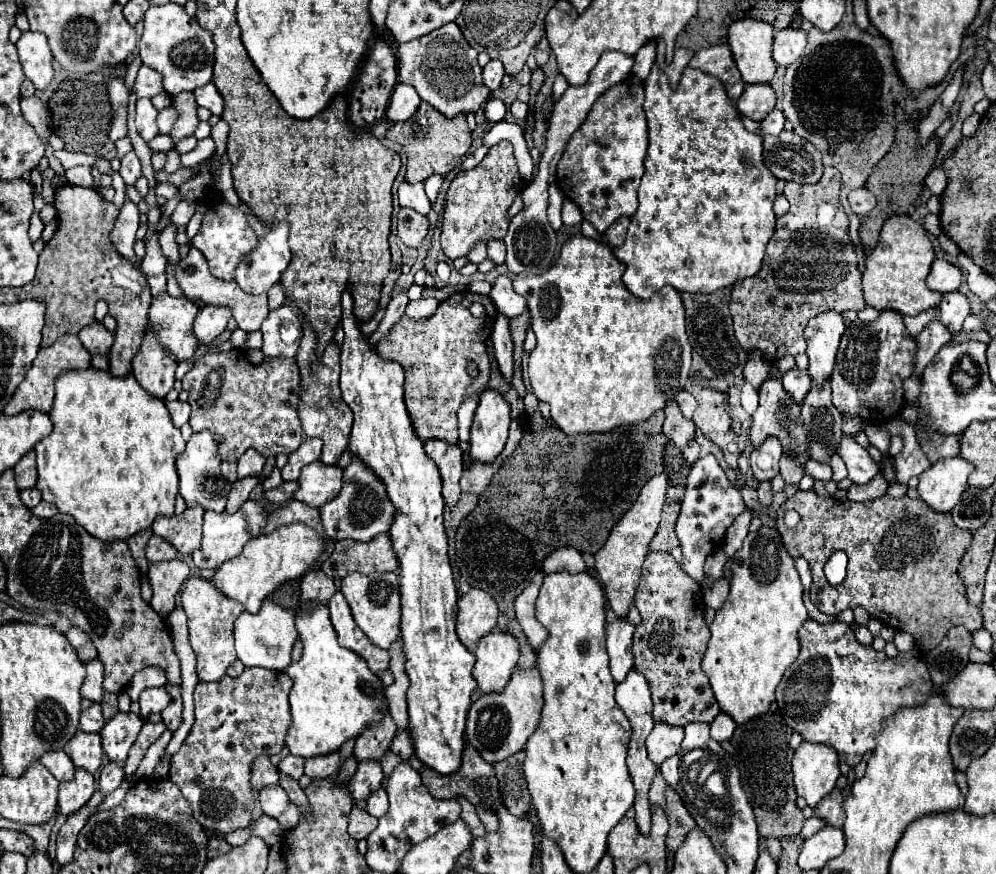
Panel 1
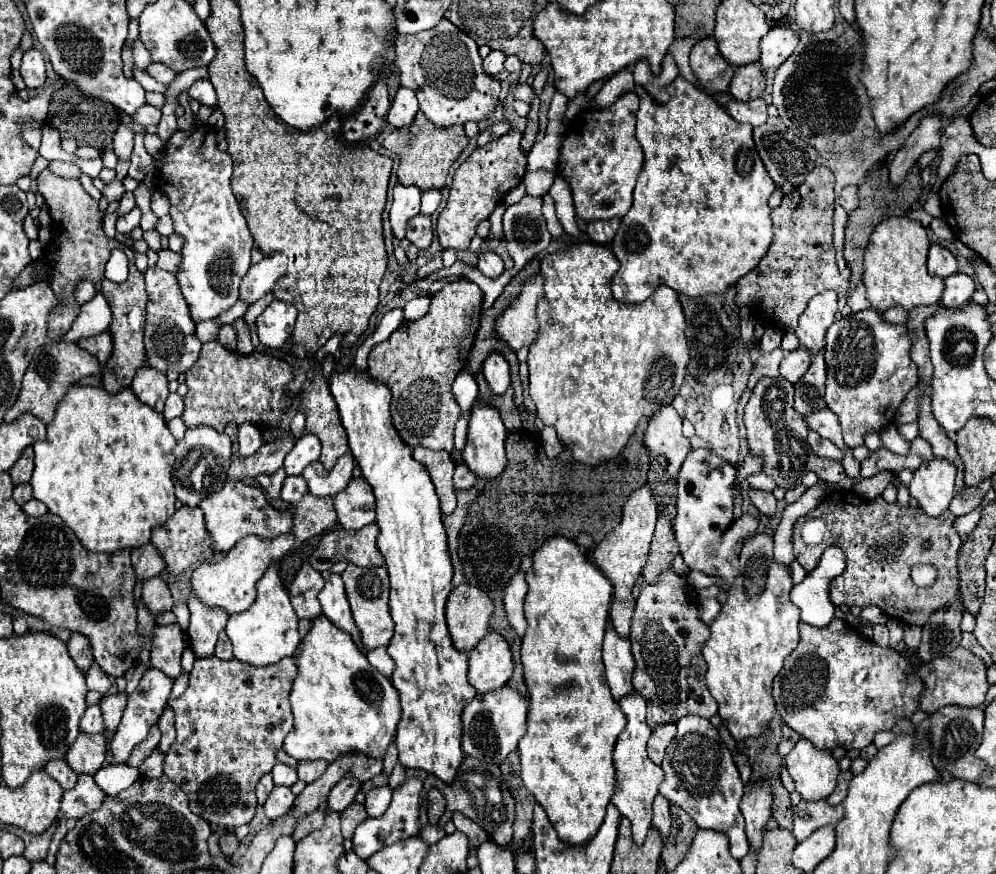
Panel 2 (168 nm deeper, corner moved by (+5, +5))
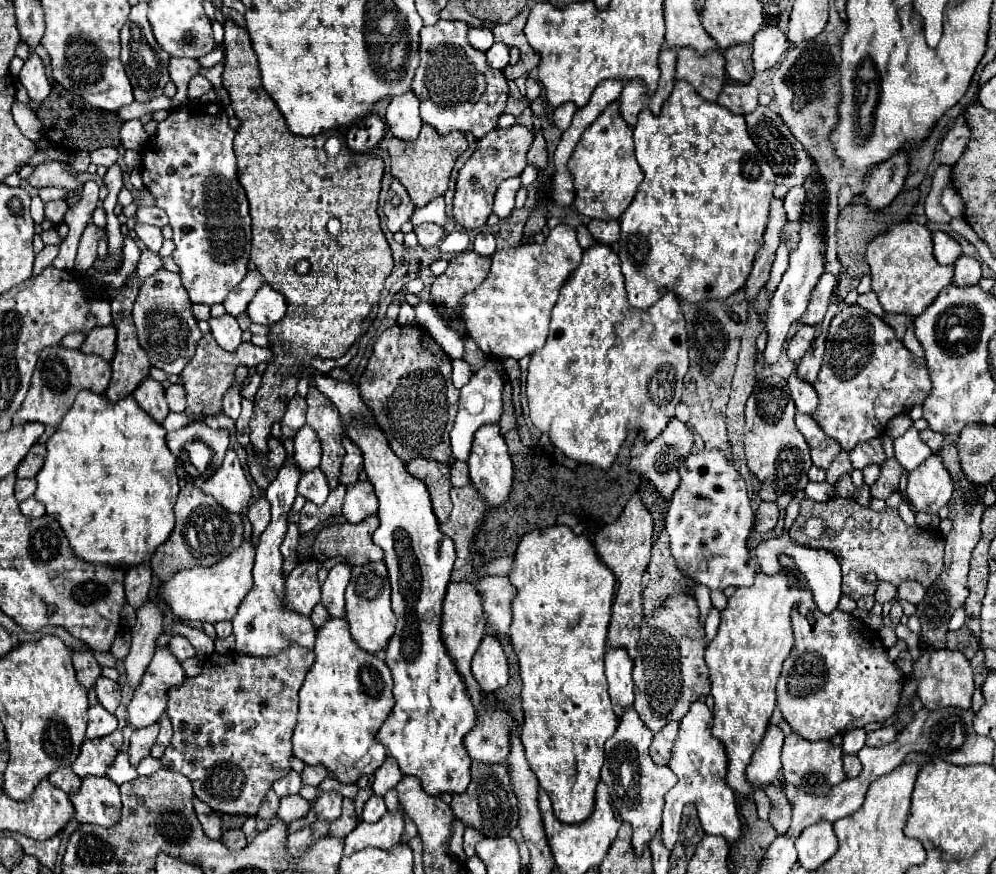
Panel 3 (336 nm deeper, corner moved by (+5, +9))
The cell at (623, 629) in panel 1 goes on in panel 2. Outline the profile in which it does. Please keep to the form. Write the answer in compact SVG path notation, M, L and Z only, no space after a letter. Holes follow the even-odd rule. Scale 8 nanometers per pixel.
M614 629L606 631L604 637L604 667L606 667L606 681L612 691L614 701L622 699L632 691L632 671L634 671L634 657L630 653L630 641L618 637Z

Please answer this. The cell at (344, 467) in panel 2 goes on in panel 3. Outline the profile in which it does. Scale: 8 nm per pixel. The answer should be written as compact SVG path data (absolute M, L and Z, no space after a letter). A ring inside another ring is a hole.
M342 439L342 445L346 449L346 455L344 455L344 463L342 463L340 483L350 485L350 483L358 481L358 473L362 471L362 453L360 453L358 445L352 443L350 439Z

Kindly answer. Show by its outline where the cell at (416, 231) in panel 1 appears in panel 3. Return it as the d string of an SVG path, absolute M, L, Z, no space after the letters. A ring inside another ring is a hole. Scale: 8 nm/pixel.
M422 223L422 225L414 227L414 233L416 233L418 243L422 247L432 247L442 239L444 229L440 225L436 225L436 223Z

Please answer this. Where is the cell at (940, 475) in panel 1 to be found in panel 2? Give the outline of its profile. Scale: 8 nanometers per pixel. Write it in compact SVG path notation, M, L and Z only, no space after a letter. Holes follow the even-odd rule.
M934 457L926 465L920 465L914 471L914 479L910 483L910 497L918 503L918 507L926 515L940 515L948 509L954 497L954 477L956 469L948 461Z

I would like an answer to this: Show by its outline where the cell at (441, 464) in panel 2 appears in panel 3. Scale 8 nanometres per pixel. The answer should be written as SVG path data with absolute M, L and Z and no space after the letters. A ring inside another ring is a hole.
M416 457L406 465L408 473L422 479L430 491L434 515L440 523L444 523L450 515L452 501L450 501L450 465L440 461L430 461L426 457Z

